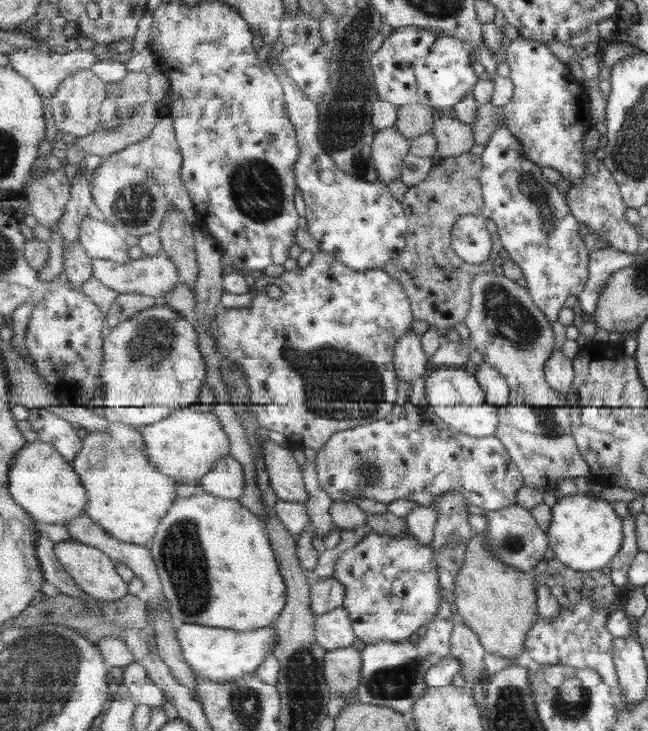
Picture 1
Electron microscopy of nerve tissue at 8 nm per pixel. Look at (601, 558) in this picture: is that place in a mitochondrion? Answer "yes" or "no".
no

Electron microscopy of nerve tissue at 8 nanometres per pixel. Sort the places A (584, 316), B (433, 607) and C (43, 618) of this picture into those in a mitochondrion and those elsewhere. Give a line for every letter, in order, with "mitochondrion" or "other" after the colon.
A: other
B: other
C: mitochondrion

